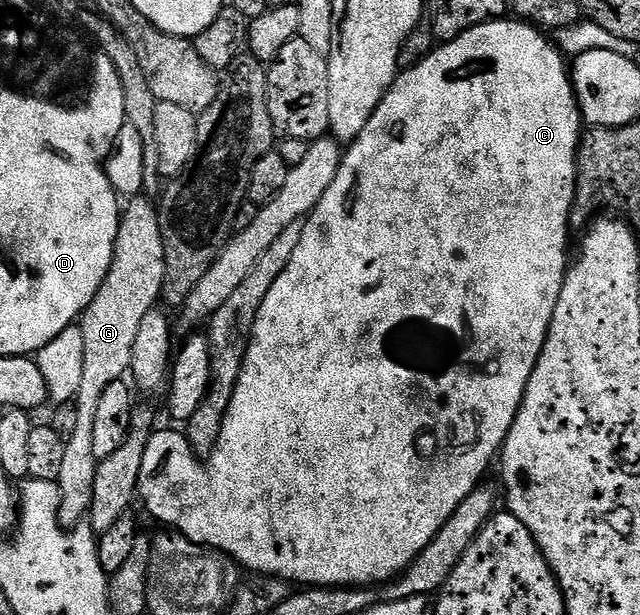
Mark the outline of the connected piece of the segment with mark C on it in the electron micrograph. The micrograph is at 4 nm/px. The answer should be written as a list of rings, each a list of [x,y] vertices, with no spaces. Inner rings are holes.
[[[498,18],[488,20],[474,28],[469,28],[456,36],[454,40],[442,43],[434,47],[432,52],[420,63],[411,68],[406,68],[394,80],[389,87],[389,93],[379,102],[375,114],[363,126],[363,130],[344,149],[339,174],[335,174],[335,182],[327,186],[327,194],[315,205],[307,219],[300,225],[301,237],[295,246],[295,254],[287,262],[283,274],[275,278],[275,286],[267,290],[267,298],[263,298],[263,304],[259,306],[259,312],[255,314],[253,329],[249,335],[249,344],[245,348],[245,361],[243,370],[239,374],[239,382],[235,386],[235,394],[231,394],[231,406],[227,406],[227,414],[223,418],[221,433],[213,446],[212,452],[208,453],[206,464],[200,464],[198,453],[193,451],[192,444],[180,431],[161,432],[154,431],[150,436],[145,453],[143,454],[143,466],[139,470],[139,482],[137,490],[139,500],[142,500],[149,508],[157,508],[161,520],[170,524],[170,529],[179,530],[180,535],[189,537],[193,544],[213,546],[216,540],[225,540],[223,551],[226,557],[238,560],[236,563],[242,569],[250,568],[253,574],[263,576],[278,576],[281,580],[289,581],[293,586],[308,586],[311,588],[355,588],[358,586],[380,586],[394,578],[400,577],[401,573],[413,563],[413,559],[422,552],[439,534],[439,530],[455,514],[459,502],[467,498],[482,483],[485,471],[489,463],[498,459],[499,453],[505,446],[505,439],[511,430],[511,426],[517,417],[517,411],[527,390],[527,382],[539,362],[539,354],[545,345],[545,339],[549,336],[551,318],[555,314],[555,306],[559,302],[559,294],[565,285],[567,275],[567,260],[565,255],[569,252],[569,228],[571,229],[571,217],[573,215],[573,196],[577,192],[577,150],[581,146],[583,135],[583,121],[581,109],[577,107],[577,96],[573,92],[573,82],[567,60],[557,53],[557,48],[548,40],[546,33],[540,27],[520,19]]]

